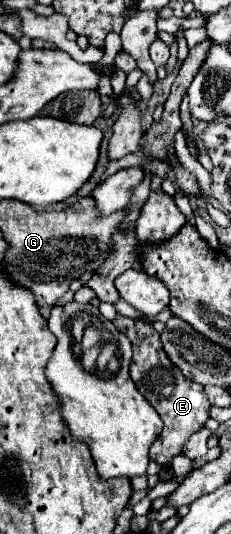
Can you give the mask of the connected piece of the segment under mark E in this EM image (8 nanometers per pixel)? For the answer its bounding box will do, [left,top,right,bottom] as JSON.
[112,316,210,466]

